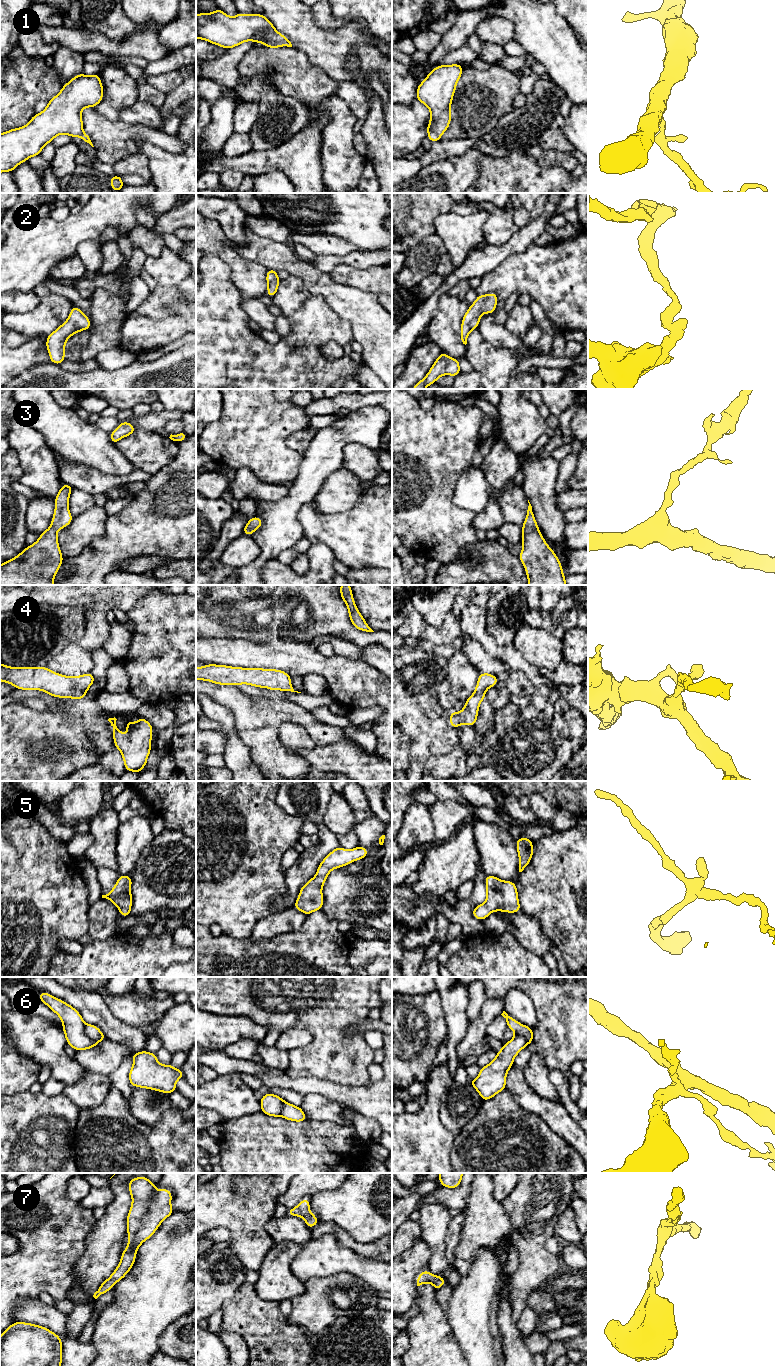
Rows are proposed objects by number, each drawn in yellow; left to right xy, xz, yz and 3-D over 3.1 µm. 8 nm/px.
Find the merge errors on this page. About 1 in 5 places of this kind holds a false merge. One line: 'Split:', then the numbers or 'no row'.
Split: 6

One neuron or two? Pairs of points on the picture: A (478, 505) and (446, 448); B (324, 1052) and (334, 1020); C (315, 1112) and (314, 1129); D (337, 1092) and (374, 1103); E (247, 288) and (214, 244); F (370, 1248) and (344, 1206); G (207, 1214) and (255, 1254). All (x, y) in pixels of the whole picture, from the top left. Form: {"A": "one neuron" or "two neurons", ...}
{"A": "two neurons", "B": "one neuron", "C": "two neurons", "D": "one neuron", "E": "one neuron", "F": "two neurons", "G": "one neuron"}

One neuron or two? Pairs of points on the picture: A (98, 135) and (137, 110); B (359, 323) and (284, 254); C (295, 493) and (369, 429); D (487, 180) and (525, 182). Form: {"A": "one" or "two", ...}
{"A": "two", "B": "one", "C": "one", "D": "one"}

